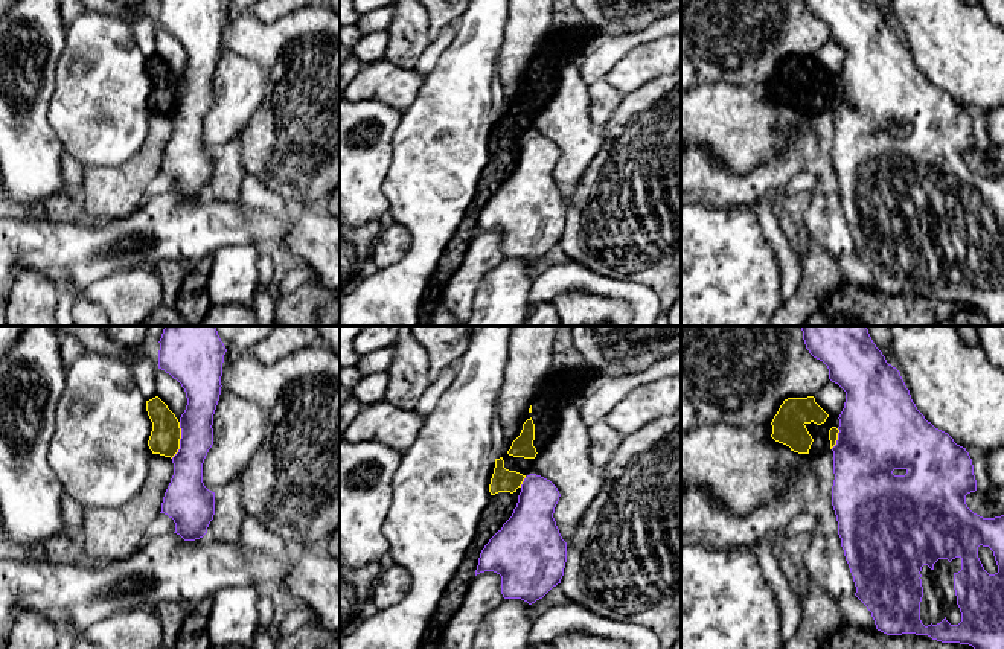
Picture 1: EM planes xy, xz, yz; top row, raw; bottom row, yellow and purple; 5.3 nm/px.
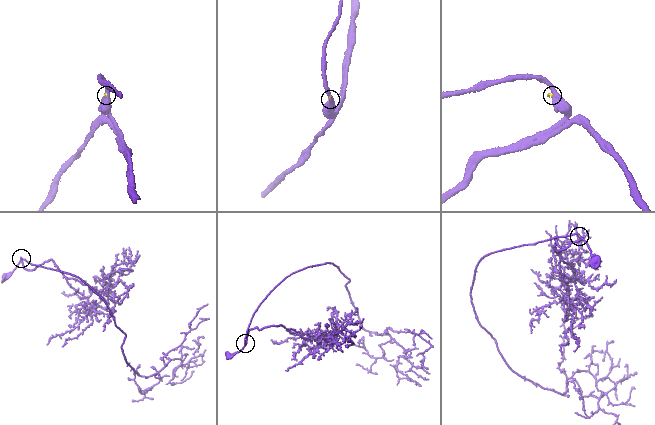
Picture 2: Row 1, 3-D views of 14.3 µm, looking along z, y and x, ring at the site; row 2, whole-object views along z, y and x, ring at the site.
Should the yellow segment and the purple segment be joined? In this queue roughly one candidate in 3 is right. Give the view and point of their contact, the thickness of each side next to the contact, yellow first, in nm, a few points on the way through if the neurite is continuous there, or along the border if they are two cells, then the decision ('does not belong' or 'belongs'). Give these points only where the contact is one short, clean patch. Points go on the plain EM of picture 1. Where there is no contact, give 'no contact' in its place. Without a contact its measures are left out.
xy (179, 99) | 160/180 nm | along xy (180, 81), (180, 107), (171, 116) | does not belong

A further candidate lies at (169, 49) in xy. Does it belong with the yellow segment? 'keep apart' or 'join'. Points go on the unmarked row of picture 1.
keep apart

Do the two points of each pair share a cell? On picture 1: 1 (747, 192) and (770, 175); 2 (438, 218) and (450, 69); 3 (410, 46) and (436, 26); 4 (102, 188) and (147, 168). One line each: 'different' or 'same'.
1: same
2: same
3: different
4: same

